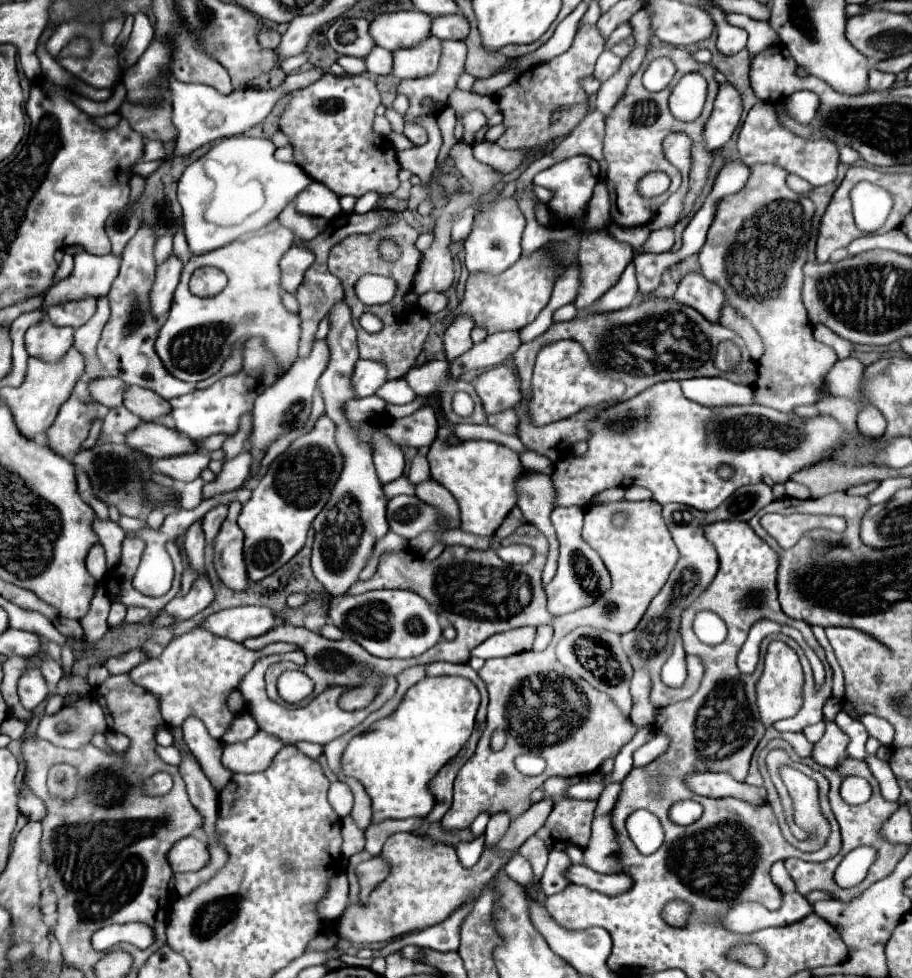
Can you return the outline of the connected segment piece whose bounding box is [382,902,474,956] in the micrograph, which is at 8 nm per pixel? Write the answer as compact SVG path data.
M468 902L468 904L462 904L458 910L454 910L444 922L440 924L434 924L426 930L420 930L420 932L412 932L412 934L406 934L402 938L396 938L392 942L388 942L382 952L384 956L394 952L394 950L400 950L404 946L424 946L424 948L432 948L432 950L438 950L438 952L450 952L450 950L458 950L458 944L460 944L460 924L462 920L472 912L472 904L474 902Z

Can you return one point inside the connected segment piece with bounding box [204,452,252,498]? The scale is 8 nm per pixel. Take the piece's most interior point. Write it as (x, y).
(234, 474)

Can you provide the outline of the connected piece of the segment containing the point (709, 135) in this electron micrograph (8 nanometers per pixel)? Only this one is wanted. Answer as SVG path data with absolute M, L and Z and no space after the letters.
M720 84L714 110L704 128L704 146L708 150L722 148L736 130L742 114L742 98L732 84Z

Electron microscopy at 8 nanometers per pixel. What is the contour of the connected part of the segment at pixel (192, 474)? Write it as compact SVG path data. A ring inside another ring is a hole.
M194 452L186 456L174 456L174 458L162 458L162 460L152 460L154 470L168 474L174 480L182 482L192 482L200 476L200 472L208 466L210 458L204 452Z

